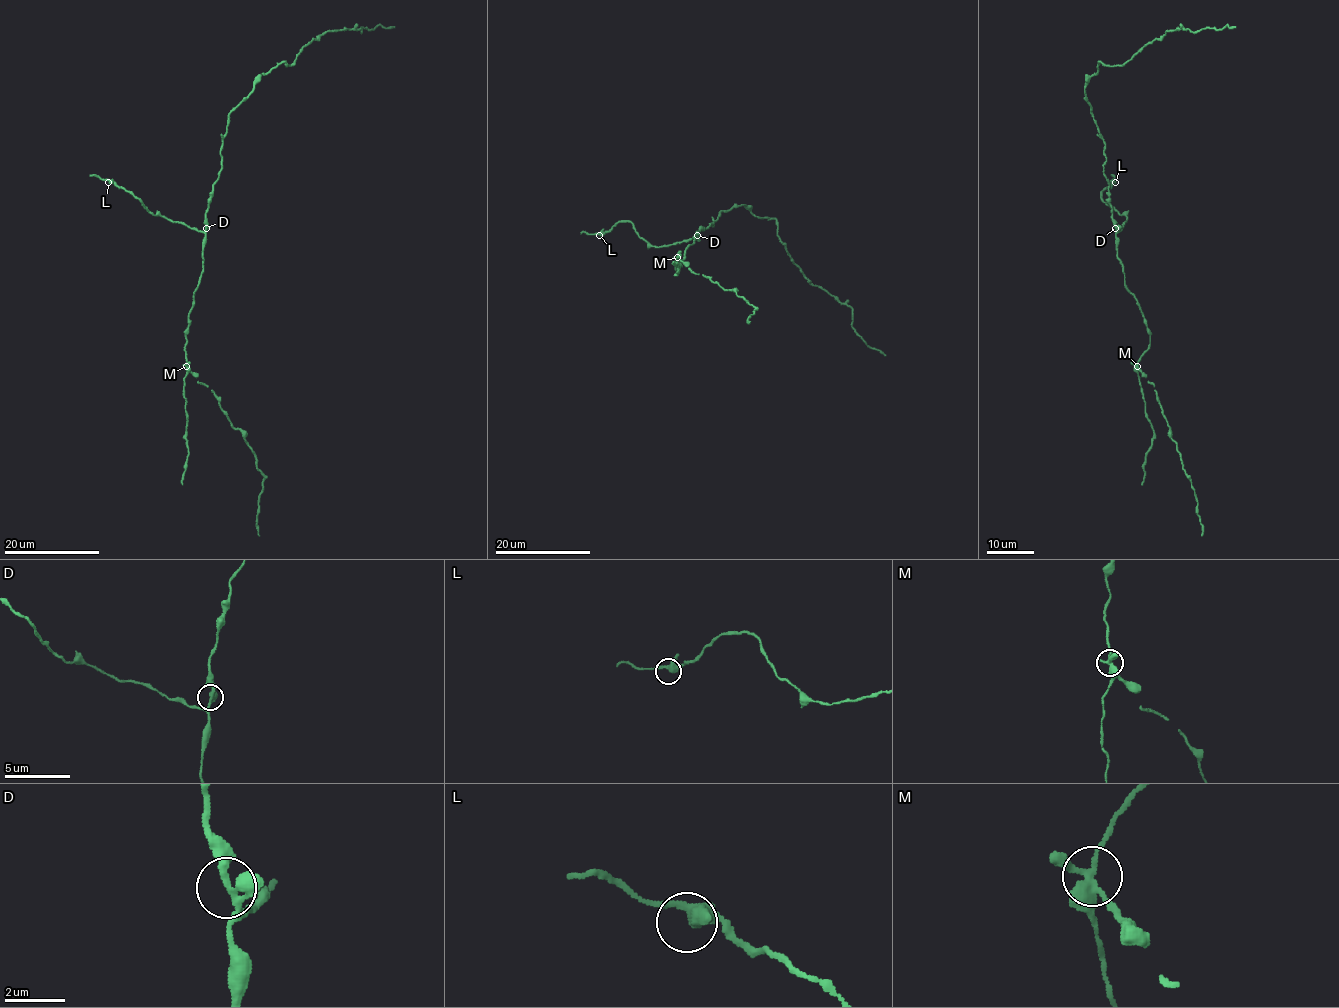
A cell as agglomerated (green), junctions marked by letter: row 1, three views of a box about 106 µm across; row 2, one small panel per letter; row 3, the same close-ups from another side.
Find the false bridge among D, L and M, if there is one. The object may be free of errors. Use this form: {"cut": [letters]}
{"cut": []}

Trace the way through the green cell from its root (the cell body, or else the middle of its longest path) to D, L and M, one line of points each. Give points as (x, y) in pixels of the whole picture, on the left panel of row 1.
D: (208, 209), (206, 228)
L: (208, 209), (206, 229), (199, 231), (150, 213), (132, 194), (108, 182)
M: (208, 209), (202, 273), (194, 293), (186, 334), (187, 365)

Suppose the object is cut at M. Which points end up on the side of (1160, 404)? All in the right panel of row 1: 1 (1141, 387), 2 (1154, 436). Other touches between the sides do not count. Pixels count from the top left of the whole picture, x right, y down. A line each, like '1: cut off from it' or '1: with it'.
1: cut off from it
2: cut off from it

